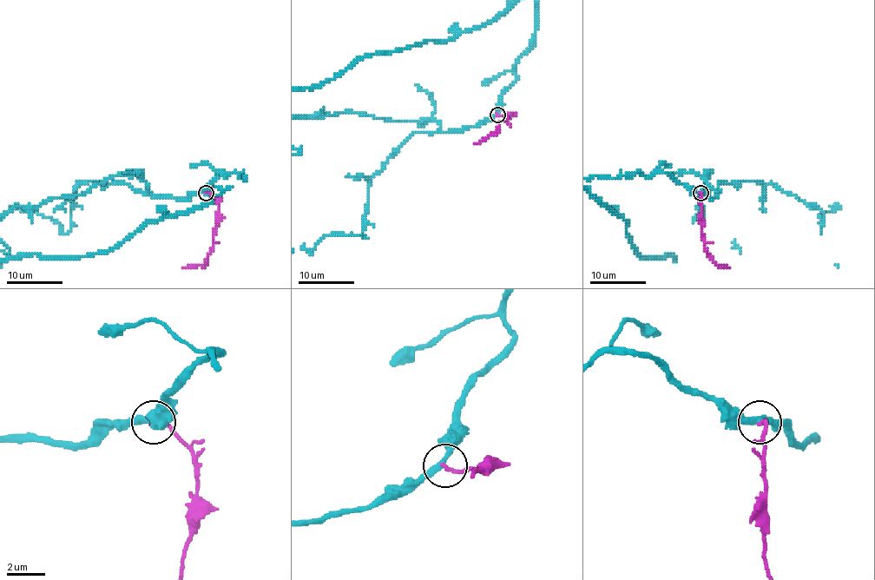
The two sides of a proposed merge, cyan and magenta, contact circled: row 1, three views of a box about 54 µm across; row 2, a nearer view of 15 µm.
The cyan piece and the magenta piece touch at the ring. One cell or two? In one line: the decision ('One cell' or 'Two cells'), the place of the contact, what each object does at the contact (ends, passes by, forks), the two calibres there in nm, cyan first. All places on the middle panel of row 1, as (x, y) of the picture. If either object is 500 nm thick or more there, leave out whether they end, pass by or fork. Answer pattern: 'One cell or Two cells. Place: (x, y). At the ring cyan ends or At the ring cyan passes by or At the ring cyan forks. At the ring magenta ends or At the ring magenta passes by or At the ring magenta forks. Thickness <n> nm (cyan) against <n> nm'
Two cells. Place: (497, 115). At the ring cyan passes by. At the ring magenta ends. Thickness 300 nm (cyan) against 200 nm

